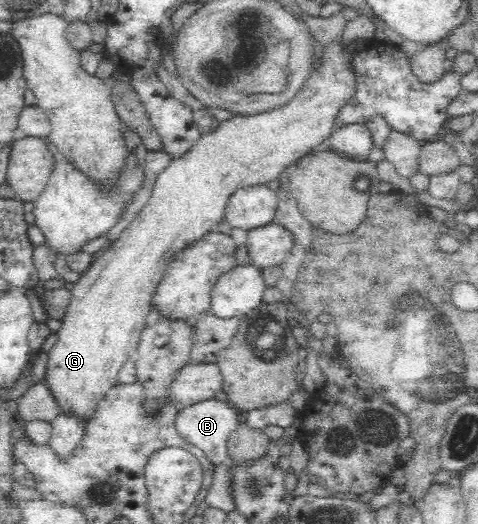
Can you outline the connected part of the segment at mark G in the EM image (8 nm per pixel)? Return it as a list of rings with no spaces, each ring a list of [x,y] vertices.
[[[370,38],[346,42],[332,39],[330,43],[320,43],[315,39],[315,57],[309,78],[288,103],[254,115],[235,114],[231,119],[221,121],[212,133],[202,133],[184,156],[171,159],[170,164],[157,175],[152,197],[120,237],[80,275],[71,290],[71,301],[56,332],[58,340],[48,352],[43,377],[63,413],[89,418],[105,393],[118,384],[119,371],[124,362],[135,355],[147,315],[153,307],[152,297],[174,254],[204,238],[211,227],[225,220],[224,209],[228,199],[238,189],[265,185],[280,178],[292,162],[308,154],[315,145],[328,141],[334,132],[339,111],[356,93],[354,59],[368,45]]]

